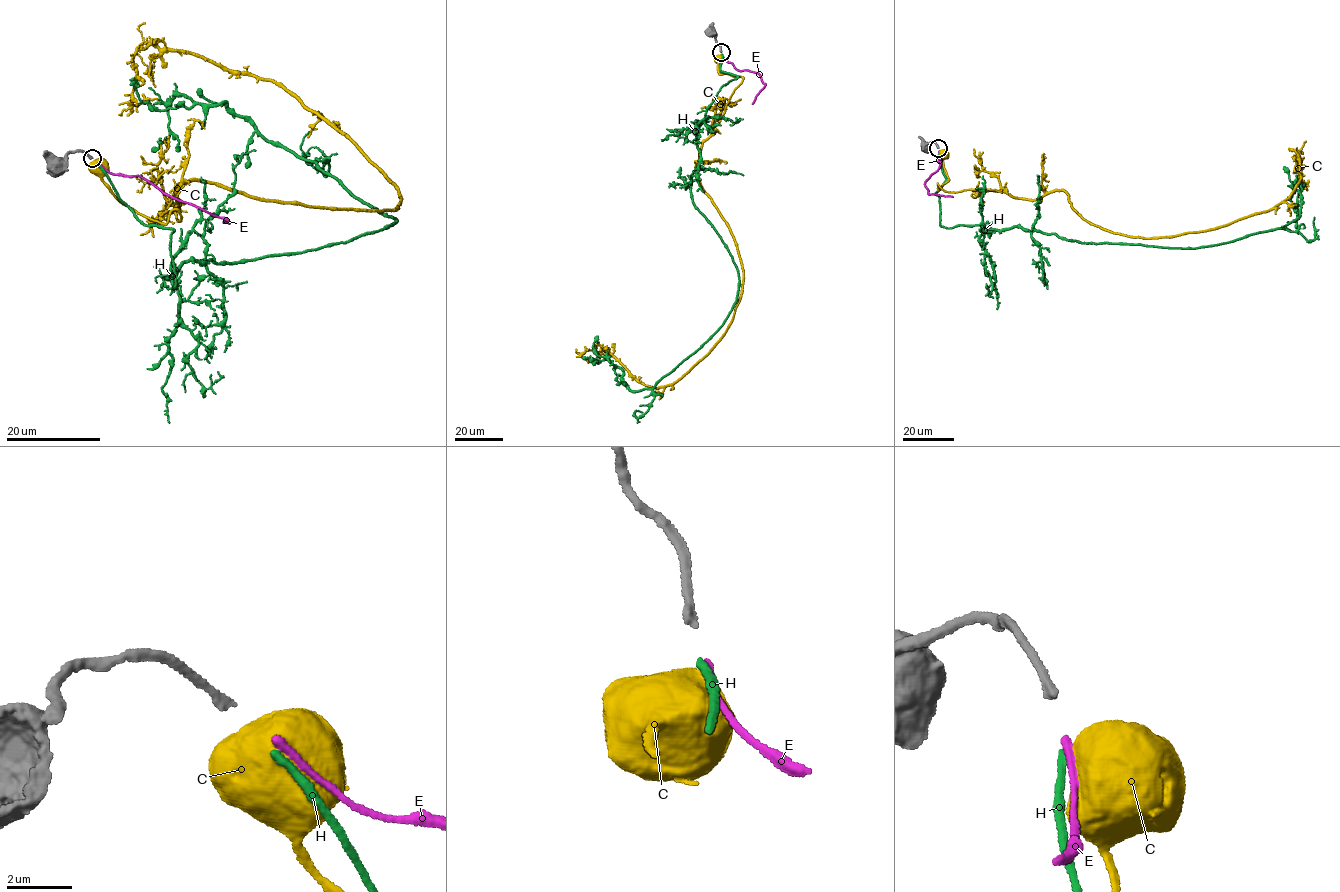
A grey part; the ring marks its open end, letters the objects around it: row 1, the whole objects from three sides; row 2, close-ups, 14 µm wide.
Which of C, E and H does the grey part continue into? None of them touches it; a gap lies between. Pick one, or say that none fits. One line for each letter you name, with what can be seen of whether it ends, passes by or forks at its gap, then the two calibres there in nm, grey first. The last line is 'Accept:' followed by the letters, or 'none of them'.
H: it ends | 300/220 nm
Accept: H

